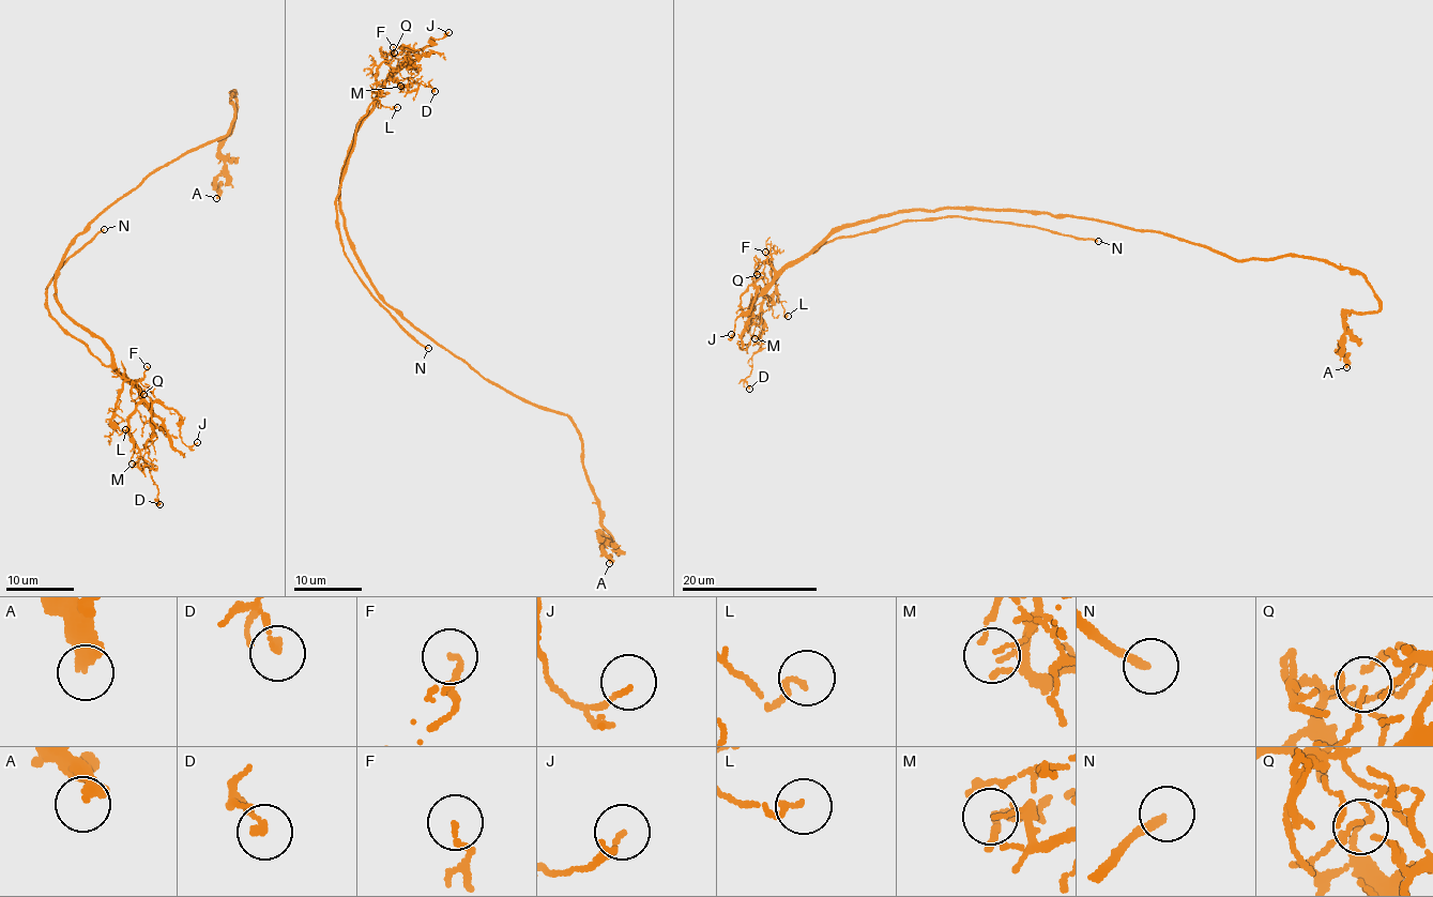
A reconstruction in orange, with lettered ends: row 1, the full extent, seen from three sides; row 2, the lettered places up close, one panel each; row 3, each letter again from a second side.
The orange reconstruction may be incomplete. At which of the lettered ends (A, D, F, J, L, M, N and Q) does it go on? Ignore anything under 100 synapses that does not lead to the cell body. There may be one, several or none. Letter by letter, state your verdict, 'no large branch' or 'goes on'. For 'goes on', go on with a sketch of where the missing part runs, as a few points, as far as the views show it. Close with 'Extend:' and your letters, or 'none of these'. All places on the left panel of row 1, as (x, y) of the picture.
A: no large branch
D: no large branch
F: no large branch
J: no large branch
L: no large branch
M: no large branch
N: goes on; course (104, 229), (158, 180), (203, 161), (207, 108), (219, 99), (207, 91), (136, 118)
Q: no large branch
Extend: N

